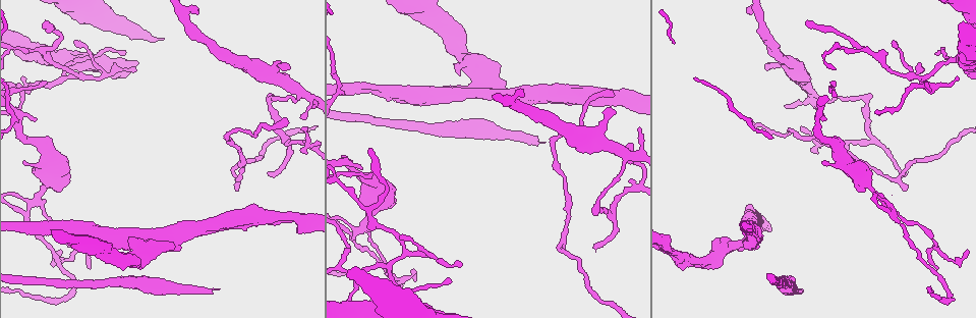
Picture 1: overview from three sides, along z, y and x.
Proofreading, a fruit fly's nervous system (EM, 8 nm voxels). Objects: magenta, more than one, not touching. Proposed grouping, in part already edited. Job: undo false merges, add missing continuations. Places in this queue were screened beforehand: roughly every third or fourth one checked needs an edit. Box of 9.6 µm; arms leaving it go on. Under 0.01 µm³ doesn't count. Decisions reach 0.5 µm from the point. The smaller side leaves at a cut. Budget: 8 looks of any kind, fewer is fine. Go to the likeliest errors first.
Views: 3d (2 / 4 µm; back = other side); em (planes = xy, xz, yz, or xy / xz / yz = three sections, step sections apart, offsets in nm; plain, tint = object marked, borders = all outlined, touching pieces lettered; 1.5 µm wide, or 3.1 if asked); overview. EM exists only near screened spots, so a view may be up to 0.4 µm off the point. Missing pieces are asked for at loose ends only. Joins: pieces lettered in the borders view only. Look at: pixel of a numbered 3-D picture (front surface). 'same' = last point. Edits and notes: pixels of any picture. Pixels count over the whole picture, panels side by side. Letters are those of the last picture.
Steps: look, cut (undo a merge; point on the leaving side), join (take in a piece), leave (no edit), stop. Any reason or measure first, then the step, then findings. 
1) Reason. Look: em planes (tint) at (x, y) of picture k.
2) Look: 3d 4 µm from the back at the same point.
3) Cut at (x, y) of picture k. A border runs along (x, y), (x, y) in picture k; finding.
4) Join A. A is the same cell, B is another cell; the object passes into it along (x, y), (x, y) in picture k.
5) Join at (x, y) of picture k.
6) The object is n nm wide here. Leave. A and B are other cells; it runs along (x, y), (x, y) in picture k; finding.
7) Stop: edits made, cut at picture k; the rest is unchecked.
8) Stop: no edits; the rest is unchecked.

Branch stops here. Look: em planes (tint) at (213, 289) of picture 1.

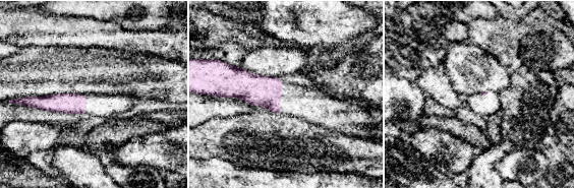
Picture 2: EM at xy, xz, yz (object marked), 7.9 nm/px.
What lies round it. Look: em planes (borders) at the same point.

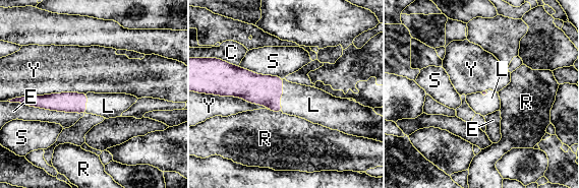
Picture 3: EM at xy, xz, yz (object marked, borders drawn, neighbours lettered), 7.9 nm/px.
Join at (311, 104) of picture 3. L is the same cell, C, E, R, S and Y are other cells; the object passes into it along (263, 89), (282, 96), (311, 104) in picture 3; it goes on there.

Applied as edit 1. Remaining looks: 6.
Branch stops here. Look: 3d 2 µm at (595, 248) of picture 1.

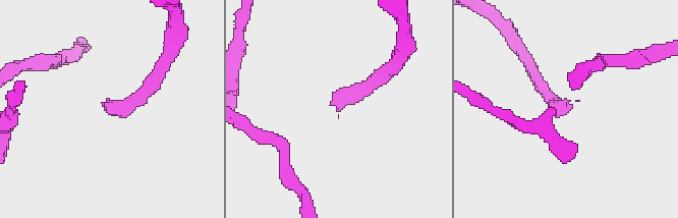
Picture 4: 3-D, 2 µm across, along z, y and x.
Look: em planes (borders) at (105, 103) of picture 4.

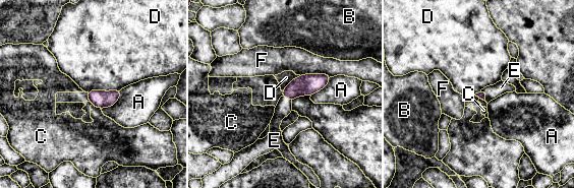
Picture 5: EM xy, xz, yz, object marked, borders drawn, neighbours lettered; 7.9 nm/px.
The longest contact is with D, 260 nm. Join at (284, 107) of picture 5. E is the same cell, A, B, C, D and F are other cells; the object passes into it along (307, 84), (286, 98), (284, 107) in picture 5; the neuron continues.

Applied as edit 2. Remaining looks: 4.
Branch stops here. Look: em planes (tint) at (26, 162) of picture 1.

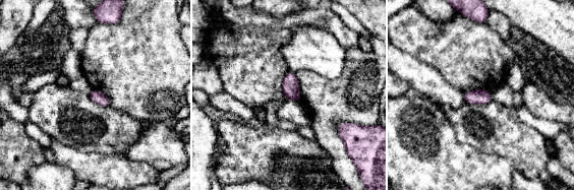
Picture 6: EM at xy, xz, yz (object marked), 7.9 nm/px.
See the neighbours. Look: em planes (borders) at the same point.

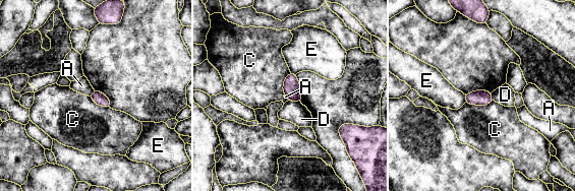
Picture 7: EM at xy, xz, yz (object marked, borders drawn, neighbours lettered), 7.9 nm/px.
The longest contact is with C, 220 nm. Leave. A, C, D and E are other cells; none of them fits.

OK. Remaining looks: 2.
Stop: edits made, join at picture 3, join at picture 5; the rest is unchecked.

